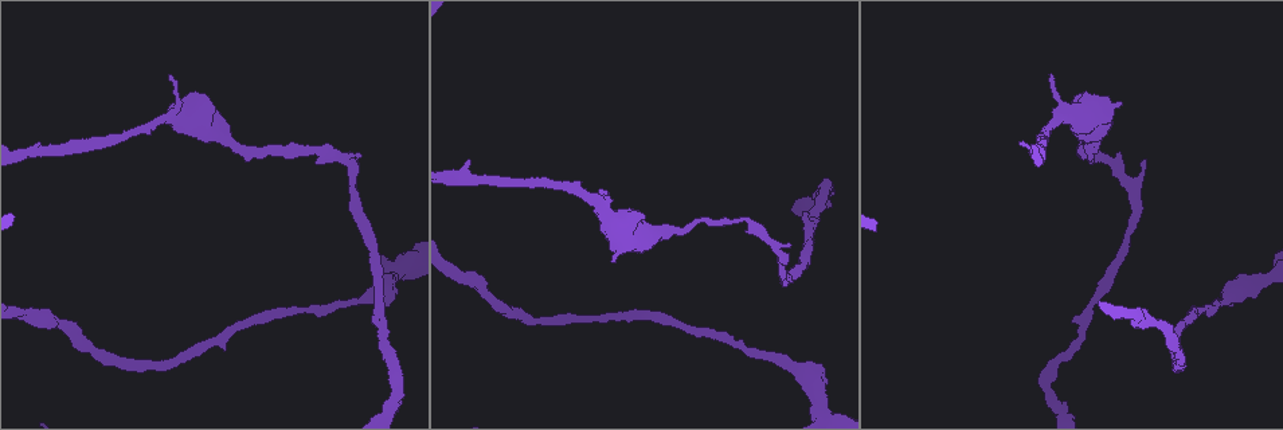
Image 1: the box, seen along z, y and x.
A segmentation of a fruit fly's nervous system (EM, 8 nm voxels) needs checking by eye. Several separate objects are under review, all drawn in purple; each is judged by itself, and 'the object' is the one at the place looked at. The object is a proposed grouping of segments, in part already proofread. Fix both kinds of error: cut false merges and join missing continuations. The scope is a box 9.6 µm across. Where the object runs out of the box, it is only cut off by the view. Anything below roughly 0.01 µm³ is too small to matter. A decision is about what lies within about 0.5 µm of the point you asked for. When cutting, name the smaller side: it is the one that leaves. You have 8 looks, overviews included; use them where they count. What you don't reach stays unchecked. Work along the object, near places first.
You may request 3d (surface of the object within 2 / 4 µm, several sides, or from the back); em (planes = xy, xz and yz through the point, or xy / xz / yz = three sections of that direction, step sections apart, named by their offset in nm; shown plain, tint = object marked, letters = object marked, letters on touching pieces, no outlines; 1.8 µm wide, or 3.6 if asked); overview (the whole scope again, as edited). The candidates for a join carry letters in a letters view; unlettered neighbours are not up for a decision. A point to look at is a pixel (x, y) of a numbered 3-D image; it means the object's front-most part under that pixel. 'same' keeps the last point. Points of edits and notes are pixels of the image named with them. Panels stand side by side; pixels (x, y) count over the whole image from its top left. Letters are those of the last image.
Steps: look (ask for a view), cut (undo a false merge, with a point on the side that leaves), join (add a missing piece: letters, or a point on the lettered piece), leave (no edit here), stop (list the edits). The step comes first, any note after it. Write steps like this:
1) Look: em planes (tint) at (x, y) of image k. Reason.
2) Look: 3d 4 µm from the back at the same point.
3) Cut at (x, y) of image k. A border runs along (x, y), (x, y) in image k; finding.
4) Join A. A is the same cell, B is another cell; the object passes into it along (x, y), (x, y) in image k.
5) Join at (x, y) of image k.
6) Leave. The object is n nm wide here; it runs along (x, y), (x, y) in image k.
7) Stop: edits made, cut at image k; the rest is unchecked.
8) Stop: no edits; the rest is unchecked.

Look: 3d 2 µm at (612, 262) of image 1. Stops while still wide.

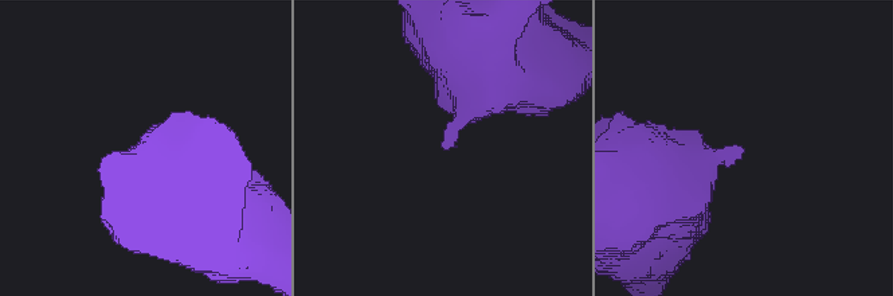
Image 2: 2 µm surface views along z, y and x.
Look: em planes (letters) at (446, 146) of image 2. Shape alone is not enough.

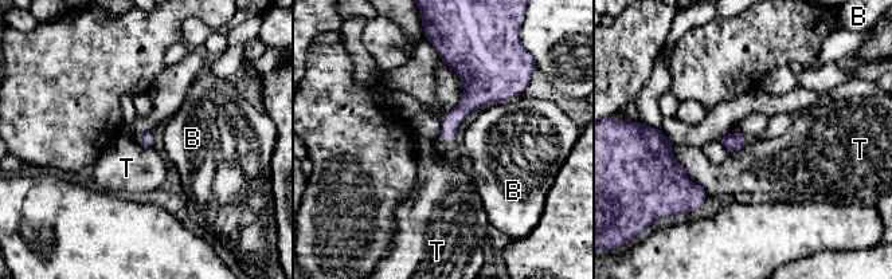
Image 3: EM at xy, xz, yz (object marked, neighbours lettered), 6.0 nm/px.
Leave. B and T are other cells; none of them fits.

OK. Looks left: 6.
Look: 3d 2 µm at (1049, 80) of image 1. Thin end.

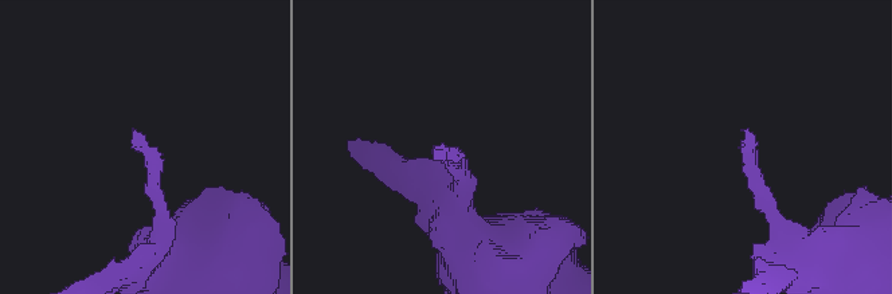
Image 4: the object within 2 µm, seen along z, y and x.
Look: em xz step 16 (letters) at (436, 148) of image 4. Shape alone is not enough.

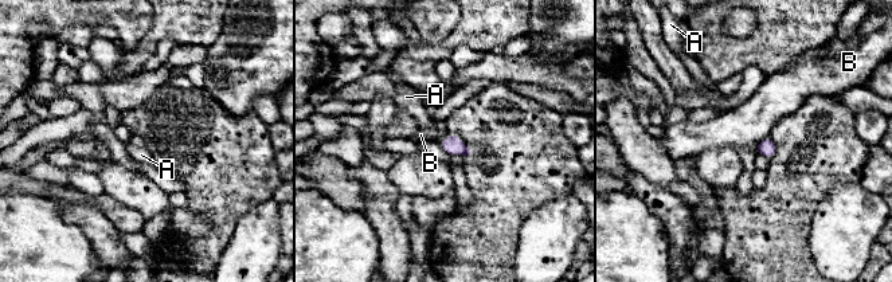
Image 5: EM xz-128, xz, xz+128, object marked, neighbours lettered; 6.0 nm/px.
Leave. A and B are other cells; none of them fits.

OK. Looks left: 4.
Look: 3d 2 µm from the back at (1143, 163) of image 1. An open end.

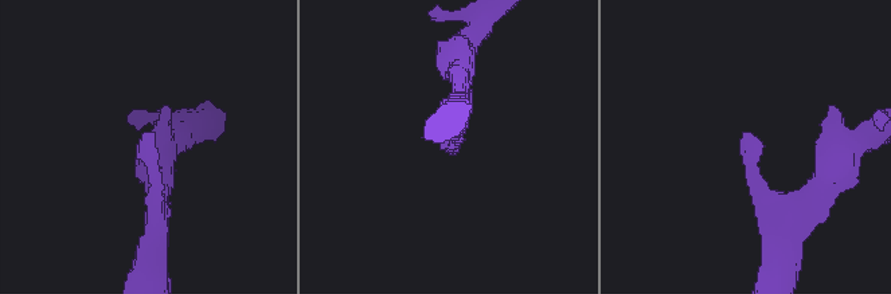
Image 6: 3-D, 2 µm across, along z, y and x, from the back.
Look: em xy step 8 (tint) at (752, 134) of image 6. Now the EM.

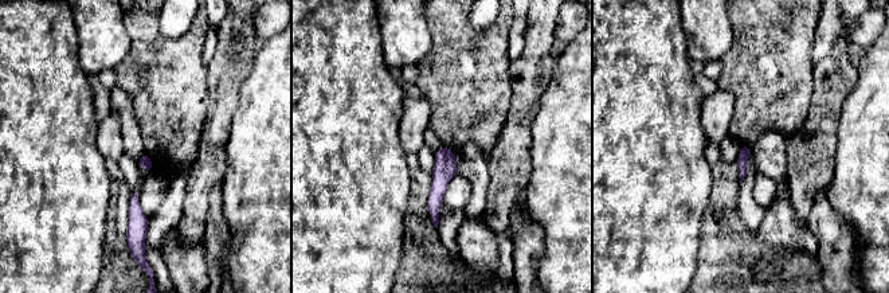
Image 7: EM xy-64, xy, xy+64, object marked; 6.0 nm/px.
Look: em planes (letters) at the same point.

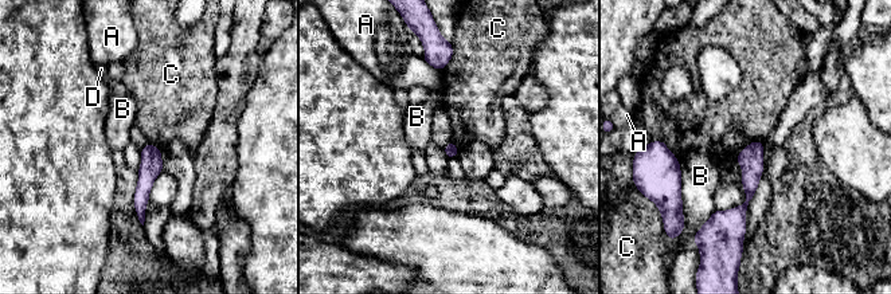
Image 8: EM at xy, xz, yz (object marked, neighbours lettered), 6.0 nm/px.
Leave. The longest contact is with B, 280 nm; A, B, C and D are other cells; it runs along (757, 144), (749, 199), (735, 224) in image 8; none of them fits.

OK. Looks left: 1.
Stop: no edits; the rest is unchecked.

